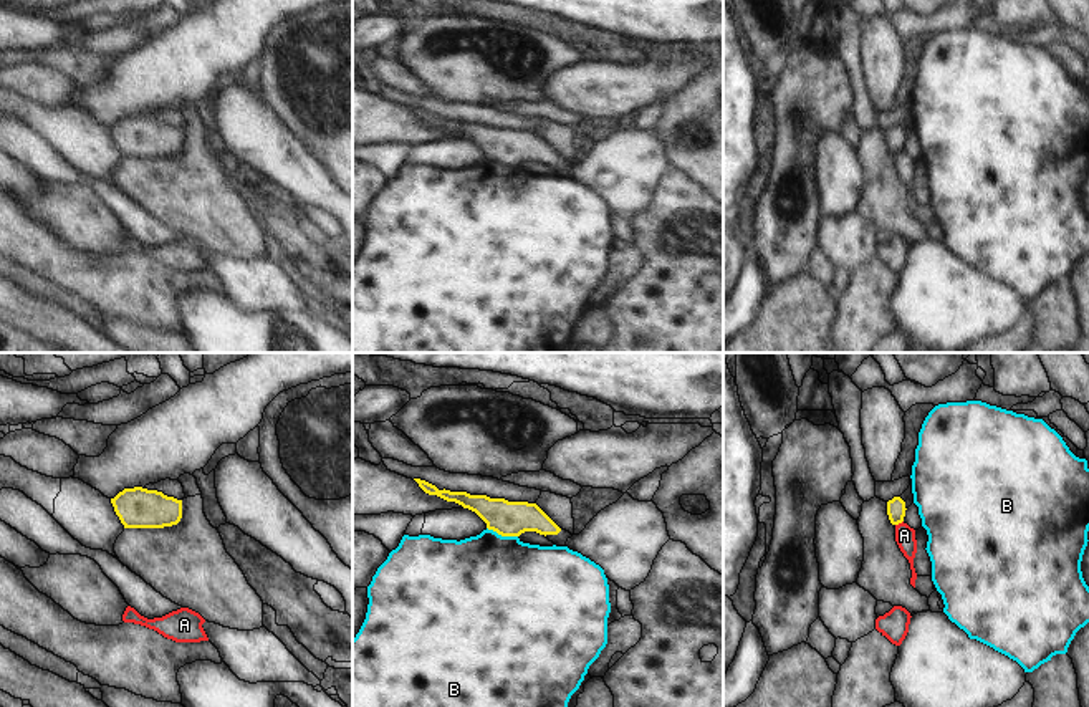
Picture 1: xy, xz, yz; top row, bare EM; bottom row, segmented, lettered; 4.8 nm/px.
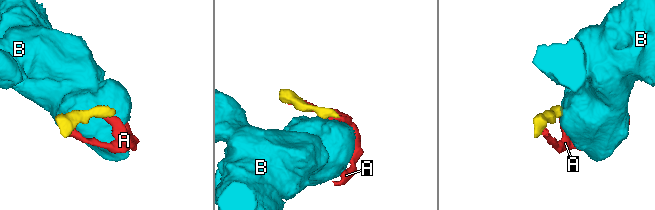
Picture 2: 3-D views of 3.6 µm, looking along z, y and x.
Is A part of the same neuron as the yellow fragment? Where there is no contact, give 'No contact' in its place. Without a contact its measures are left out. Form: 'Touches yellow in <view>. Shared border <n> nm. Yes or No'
Touches yellow in yz. Shared border 50 nm. No.

